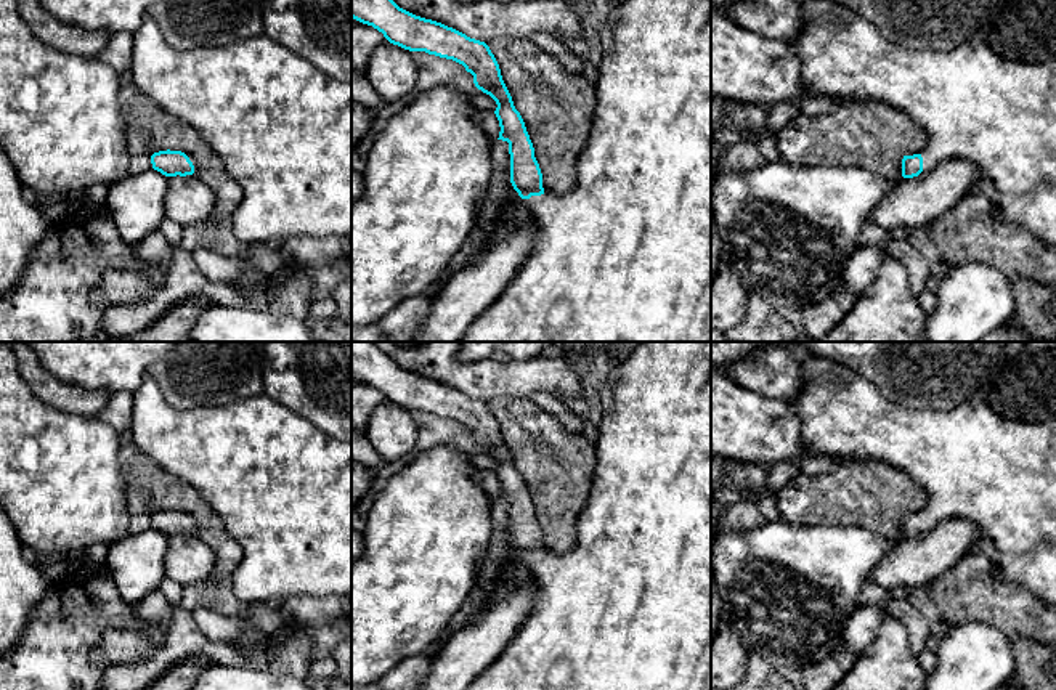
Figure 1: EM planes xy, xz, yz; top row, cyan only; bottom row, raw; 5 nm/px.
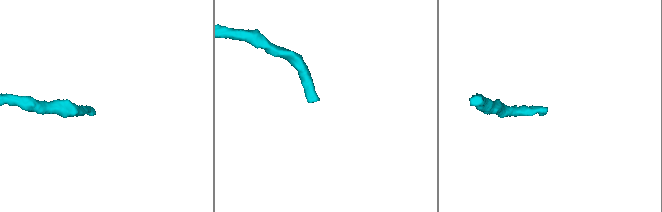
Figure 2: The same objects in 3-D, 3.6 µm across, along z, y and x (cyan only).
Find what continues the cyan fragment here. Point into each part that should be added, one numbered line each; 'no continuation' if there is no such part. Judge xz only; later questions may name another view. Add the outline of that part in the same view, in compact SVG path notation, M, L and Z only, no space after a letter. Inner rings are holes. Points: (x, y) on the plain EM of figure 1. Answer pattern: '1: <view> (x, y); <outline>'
1: xz (629, 608); M640 342L632 353L616 366L599 390L600 424L595 443L595 473L591 496L576 525L576 547L563 554L541 554L526 558L538 582L531 611L506 650L469 685L467 690L711 690L711 342Z

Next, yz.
1: yz (974, 464); M814 355L802 363L802 380L802 392L791 406L801 417L801 441L807 454L851 459L852 464L876 461L907 473L928 493L921 512L923 531L952 518L973 522L979 530L973 554L990 560L1000 578L1027 587L1056 608L1056 419L1011 420L995 412L987 401L966 401L952 411L905 408L883 398L844 364Z

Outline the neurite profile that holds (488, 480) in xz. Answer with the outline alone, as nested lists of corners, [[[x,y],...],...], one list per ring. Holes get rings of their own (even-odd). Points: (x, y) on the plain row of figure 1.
[[[477,470],[475,478],[478,485],[489,494],[491,499],[499,497],[501,486],[499,486],[499,480],[494,472]]]

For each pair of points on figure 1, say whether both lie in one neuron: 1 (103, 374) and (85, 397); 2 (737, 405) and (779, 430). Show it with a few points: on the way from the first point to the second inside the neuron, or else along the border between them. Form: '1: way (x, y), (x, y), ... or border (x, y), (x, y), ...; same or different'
1: border (55, 376), (82, 387), (106, 389), (111, 393); different
2: way (747, 414), (763, 430), (769, 430); same

